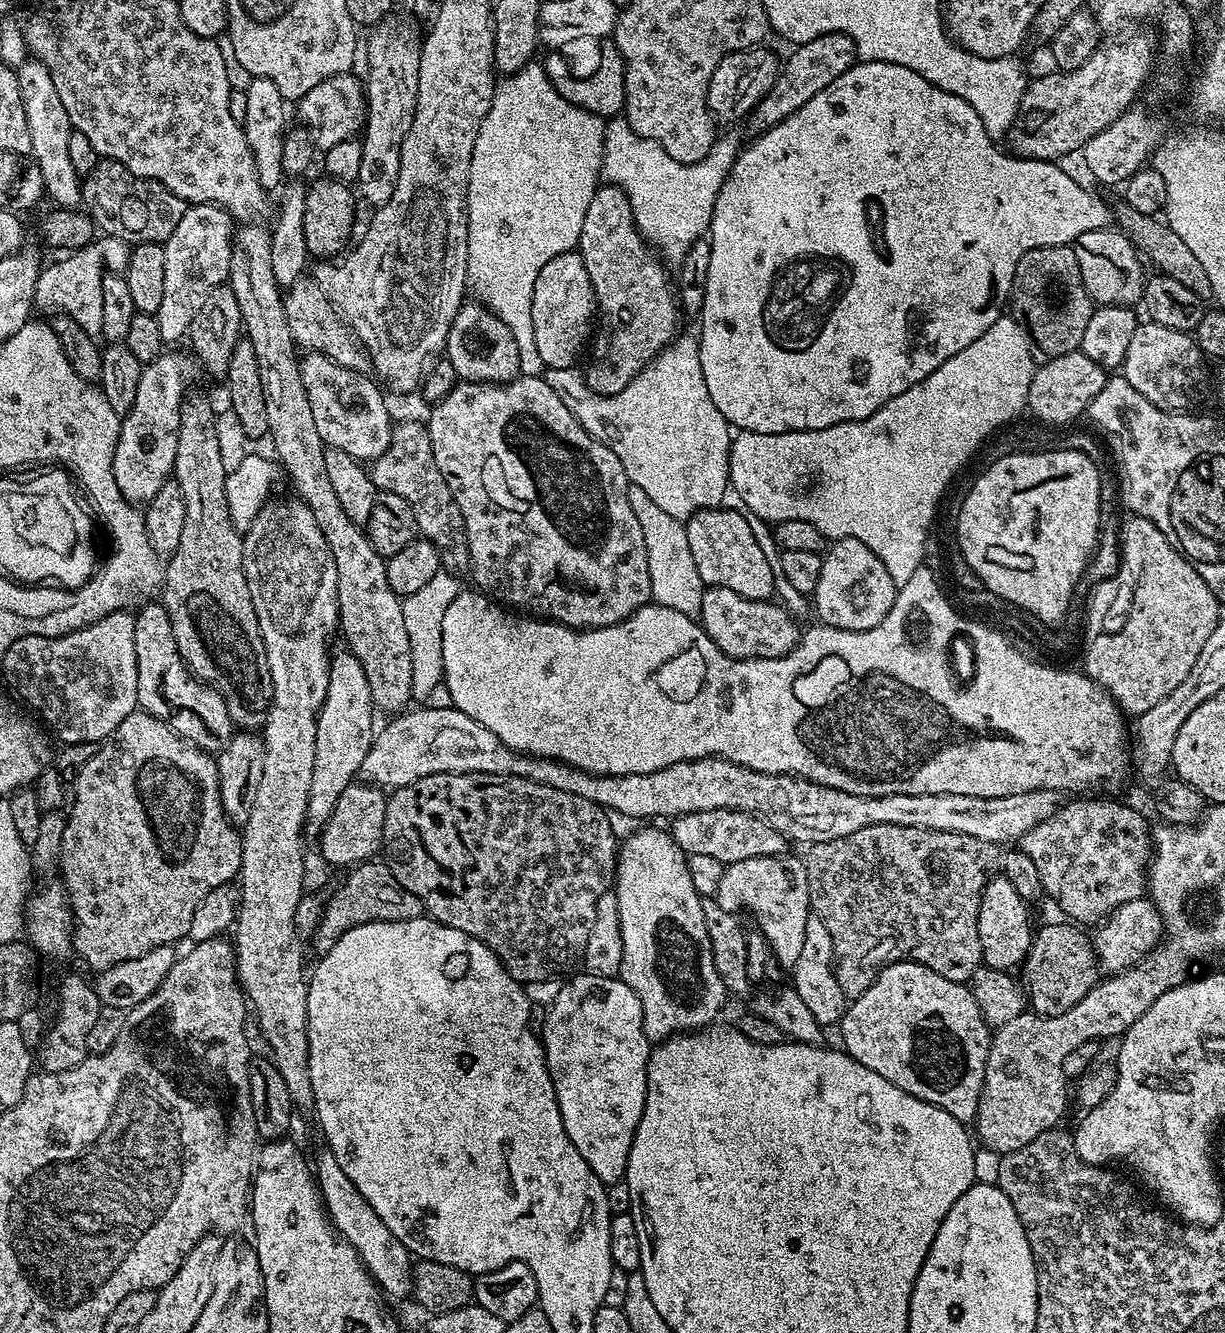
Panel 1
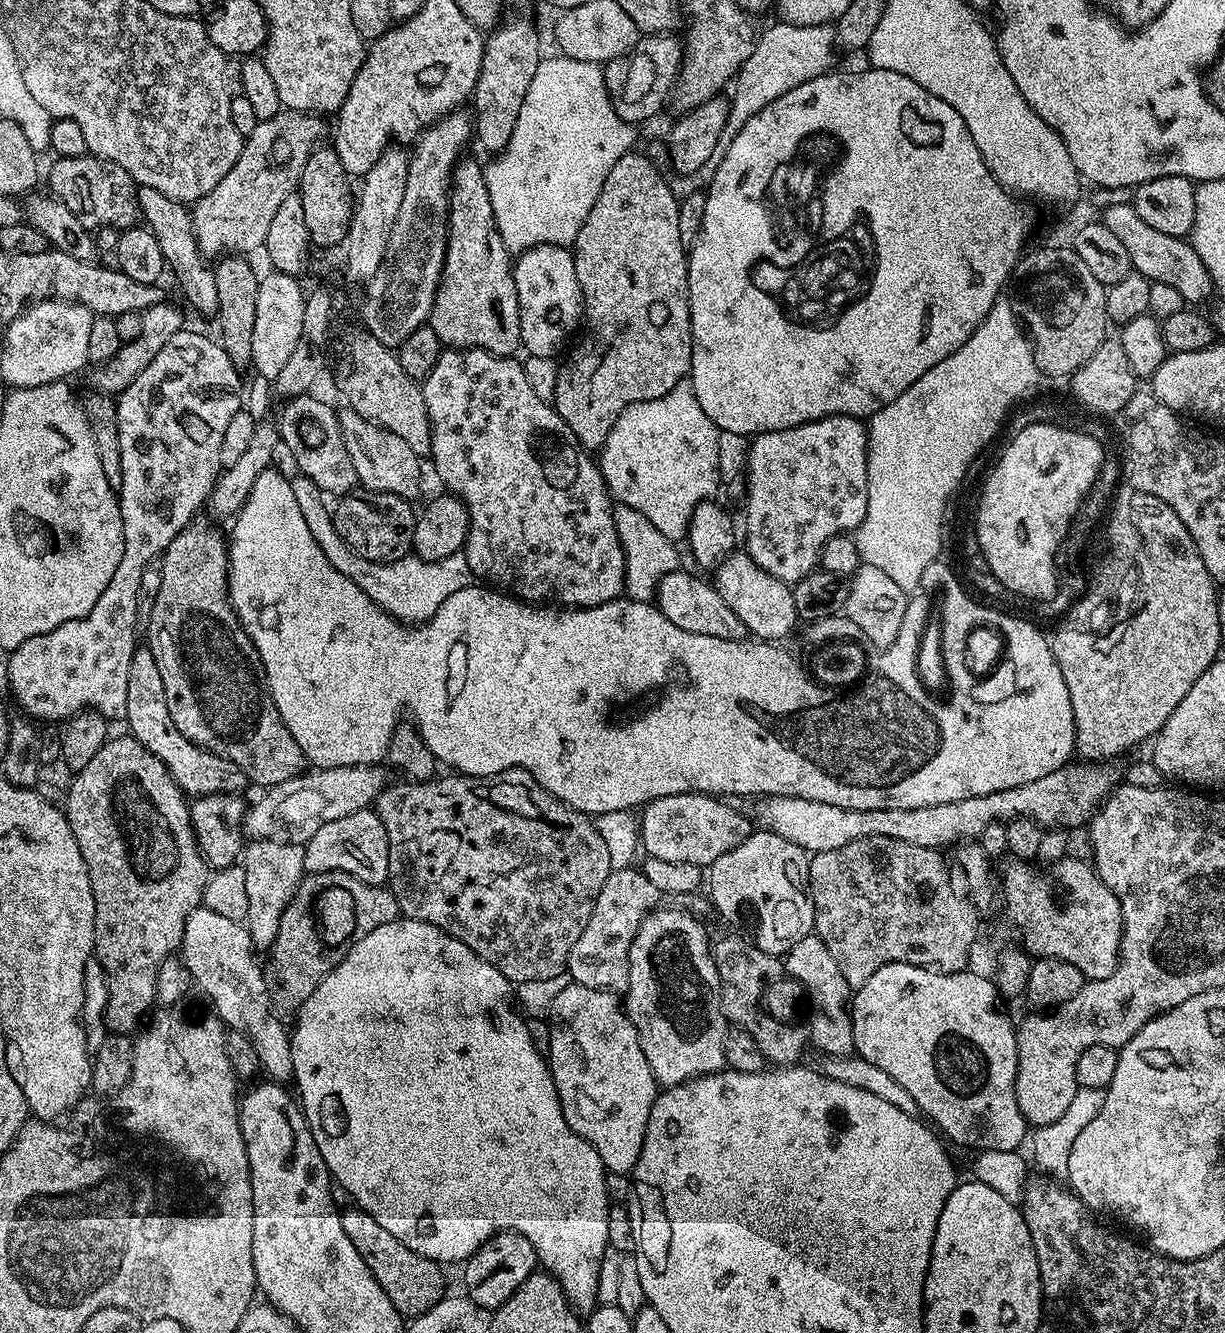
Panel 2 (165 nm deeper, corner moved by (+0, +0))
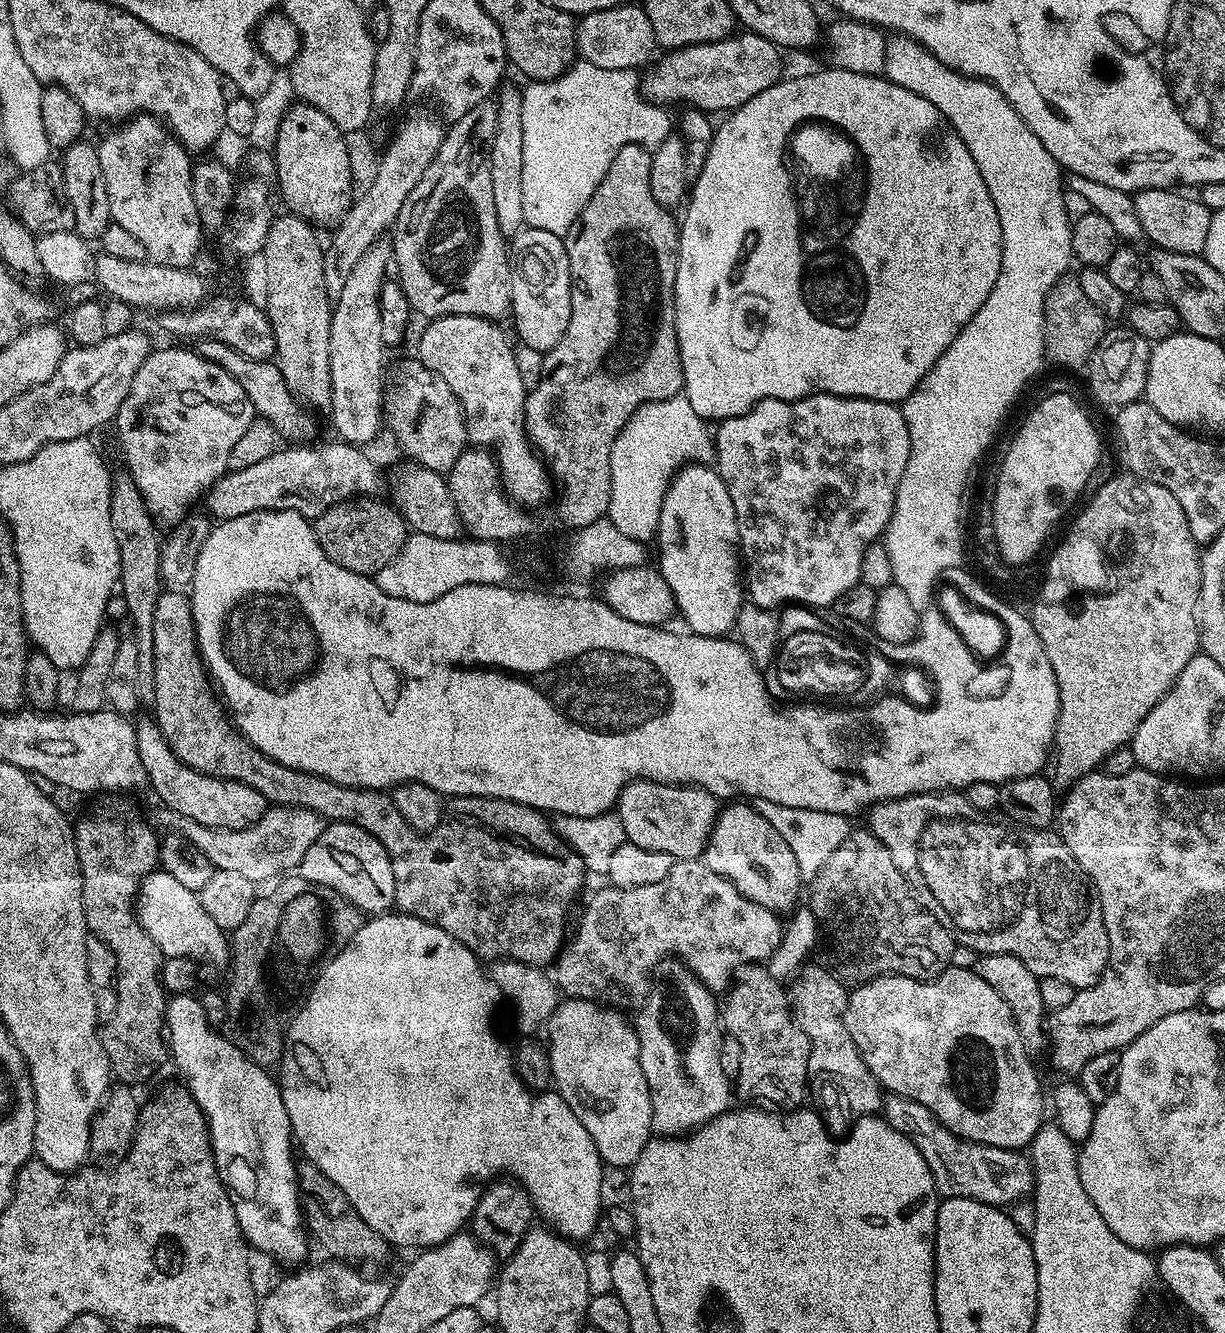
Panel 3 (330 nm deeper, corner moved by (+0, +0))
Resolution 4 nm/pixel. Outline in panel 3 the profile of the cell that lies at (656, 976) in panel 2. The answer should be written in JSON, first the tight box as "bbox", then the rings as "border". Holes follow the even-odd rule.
{"bbox":[634,962,734,1137],"border":[[[664,962],[658,969],[658,979],[653,983],[652,991],[635,1013],[634,1027],[640,1043],[642,1074],[646,1074],[652,1103],[652,1131],[657,1137],[683,1137],[729,1111],[731,1104],[728,1103],[734,1100],[733,1085],[730,1077],[722,1070],[720,1061],[722,1012],[716,1000],[711,990],[689,972],[683,963]]]}

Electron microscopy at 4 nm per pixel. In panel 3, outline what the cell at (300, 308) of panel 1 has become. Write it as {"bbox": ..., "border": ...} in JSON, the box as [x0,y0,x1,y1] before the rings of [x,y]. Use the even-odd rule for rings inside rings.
{"bbox":[383,358,468,474],"border":[[[419,358],[404,360],[396,368],[396,373],[391,373],[390,383],[384,393],[383,419],[386,421],[386,428],[392,431],[394,439],[400,443],[400,448],[409,456],[409,461],[415,462],[419,467],[429,468],[441,474],[447,474],[458,462],[458,458],[466,450],[468,435],[466,434],[466,422],[464,411],[450,386],[434,374],[434,370],[427,368]]]}

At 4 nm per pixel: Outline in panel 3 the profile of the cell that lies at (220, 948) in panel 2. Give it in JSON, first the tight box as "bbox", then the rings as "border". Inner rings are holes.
{"bbox":[134,870,230,968],"border":[[[157,870],[144,877],[140,881],[140,891],[134,907],[138,913],[140,925],[144,928],[144,933],[157,944],[161,957],[181,956],[187,960],[196,961],[197,965],[213,964],[216,968],[222,967],[223,964],[225,967],[229,963],[230,940],[225,929],[220,928],[218,922],[214,922],[214,918],[210,918],[210,914],[206,914],[206,910],[202,910],[199,895],[186,890],[186,886],[180,885],[171,874]]]}

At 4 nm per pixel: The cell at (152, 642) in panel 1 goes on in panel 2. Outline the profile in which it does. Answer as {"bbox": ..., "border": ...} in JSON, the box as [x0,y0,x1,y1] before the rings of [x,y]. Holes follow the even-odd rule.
{"bbox":[123,646,246,798],"border":[[[147,646],[137,647],[130,658],[130,674],[126,682],[126,710],[123,719],[128,720],[127,731],[150,754],[154,754],[164,763],[166,770],[174,778],[174,782],[189,798],[212,796],[215,792],[243,793],[246,777],[234,762],[197,746],[193,740],[187,740],[174,726],[174,718],[170,718],[170,710],[166,710],[166,690],[162,690],[162,674],[158,674],[158,662],[154,662],[154,654]]]}

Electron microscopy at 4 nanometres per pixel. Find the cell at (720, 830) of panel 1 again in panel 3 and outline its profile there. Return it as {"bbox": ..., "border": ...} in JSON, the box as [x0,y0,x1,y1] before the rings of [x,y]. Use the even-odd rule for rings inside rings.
{"bbox":[614,778,718,861],"border":[[[641,778],[633,784],[627,784],[620,791],[620,799],[617,800],[614,811],[620,817],[627,843],[642,846],[642,850],[662,850],[662,854],[670,854],[673,861],[695,860],[703,857],[712,827],[716,824],[718,800],[706,789],[691,784],[659,784],[657,780]]]}

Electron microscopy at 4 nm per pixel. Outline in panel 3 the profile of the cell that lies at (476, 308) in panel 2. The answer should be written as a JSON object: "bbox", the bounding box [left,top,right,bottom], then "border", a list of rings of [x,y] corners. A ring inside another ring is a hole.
{"bbox":[390,99,512,321],"border":[[[491,99],[478,102],[474,110],[451,121],[434,162],[426,166],[426,174],[422,174],[418,186],[410,190],[410,198],[406,198],[402,210],[396,215],[396,223],[390,232],[394,272],[397,272],[400,289],[406,294],[409,309],[413,313],[421,312],[424,318],[481,316],[499,321],[500,316],[509,315],[512,303],[508,285],[510,248],[506,237],[498,230],[488,161],[488,145],[492,143],[497,122],[496,105]],[[436,232],[444,232],[444,236],[436,240]]]}

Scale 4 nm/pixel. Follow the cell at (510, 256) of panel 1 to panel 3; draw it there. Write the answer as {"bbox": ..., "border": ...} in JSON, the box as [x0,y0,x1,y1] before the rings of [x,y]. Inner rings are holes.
{"bbox":[522,59,674,237],"border":[[[577,59],[576,63],[564,71],[561,76],[553,80],[534,80],[523,85],[522,91],[522,214],[524,215],[525,225],[529,228],[541,228],[542,230],[550,230],[550,234],[563,237],[565,232],[570,230],[570,226],[574,222],[574,218],[578,218],[578,214],[582,214],[582,206],[586,206],[586,202],[590,202],[590,194],[594,194],[594,190],[598,190],[598,182],[602,182],[606,170],[610,170],[610,162],[614,162],[614,154],[618,154],[618,150],[622,150],[622,146],[630,146],[631,144],[641,144],[643,148],[657,148],[663,140],[673,135],[674,120],[668,117],[669,109],[667,107],[654,104],[647,100],[640,93],[641,73],[634,68],[626,70],[606,70],[602,66],[594,66],[590,62]]]}

